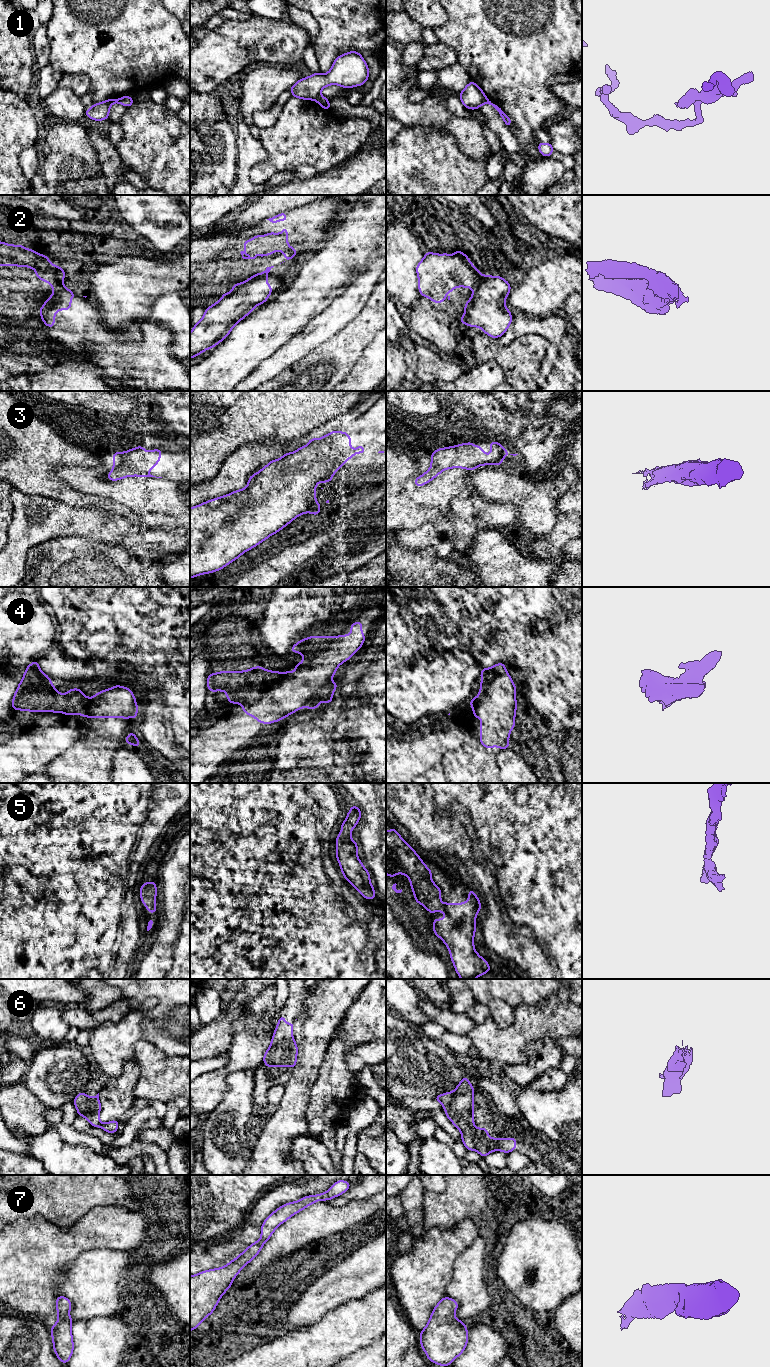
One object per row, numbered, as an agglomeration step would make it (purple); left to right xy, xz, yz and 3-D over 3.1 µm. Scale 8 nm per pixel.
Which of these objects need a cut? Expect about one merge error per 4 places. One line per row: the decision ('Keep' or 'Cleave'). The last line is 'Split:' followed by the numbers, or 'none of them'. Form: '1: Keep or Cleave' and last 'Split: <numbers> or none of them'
1: Cleave
2: Cleave
3: Keep
4: Keep
5: Keep
6: Keep
7: Keep
Split: 1, 2

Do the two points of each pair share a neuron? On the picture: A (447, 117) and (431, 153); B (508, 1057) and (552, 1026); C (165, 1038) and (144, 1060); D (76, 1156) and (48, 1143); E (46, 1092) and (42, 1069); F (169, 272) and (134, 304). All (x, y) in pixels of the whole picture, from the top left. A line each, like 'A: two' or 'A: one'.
A: two
B: one
C: two
D: one
E: one
F: one

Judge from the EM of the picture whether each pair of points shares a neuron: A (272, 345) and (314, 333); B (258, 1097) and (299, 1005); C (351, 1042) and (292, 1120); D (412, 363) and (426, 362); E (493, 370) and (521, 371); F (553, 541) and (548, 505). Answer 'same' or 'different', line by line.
A: different
B: same
C: different
D: different
E: different
F: different

